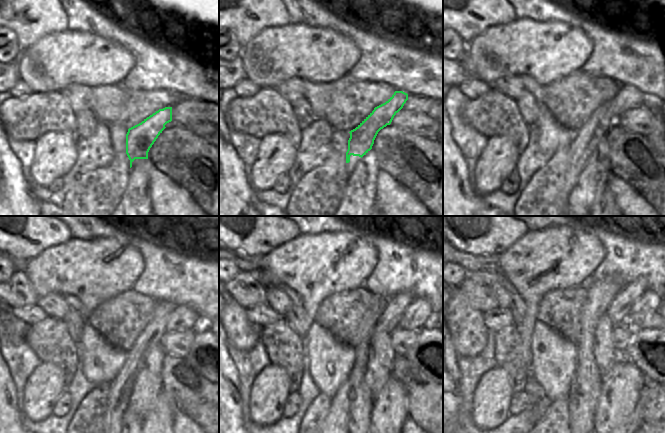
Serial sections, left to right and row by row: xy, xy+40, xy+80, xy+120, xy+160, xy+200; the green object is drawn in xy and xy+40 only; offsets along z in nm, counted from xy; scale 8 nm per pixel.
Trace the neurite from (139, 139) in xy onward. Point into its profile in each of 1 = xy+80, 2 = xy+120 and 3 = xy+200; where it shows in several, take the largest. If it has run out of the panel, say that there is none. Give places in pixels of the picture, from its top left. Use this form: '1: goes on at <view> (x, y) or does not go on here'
1: goes on at xy+80 (586, 139)
2: goes on at xy+120 (168, 318)
3: goes on at xy+200 (636, 301)

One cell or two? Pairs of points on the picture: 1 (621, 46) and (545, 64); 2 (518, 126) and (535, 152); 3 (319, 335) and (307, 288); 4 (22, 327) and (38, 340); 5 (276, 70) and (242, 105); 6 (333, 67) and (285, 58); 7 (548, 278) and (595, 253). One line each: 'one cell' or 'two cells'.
1: two cells
2: two cells
3: two cells
4: two cells
5: two cells
6: one cell
7: one cell

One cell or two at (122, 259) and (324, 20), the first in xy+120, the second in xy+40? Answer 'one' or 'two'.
two

